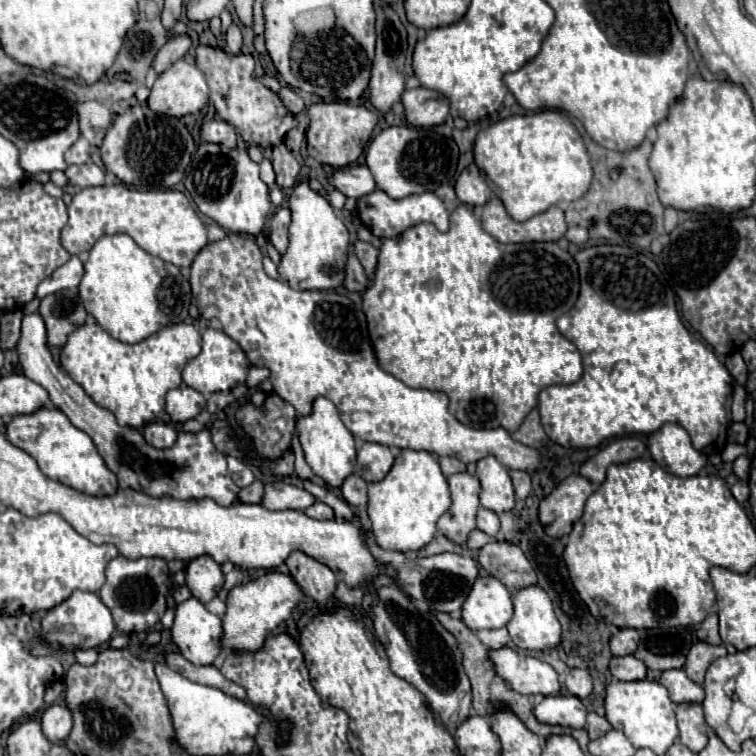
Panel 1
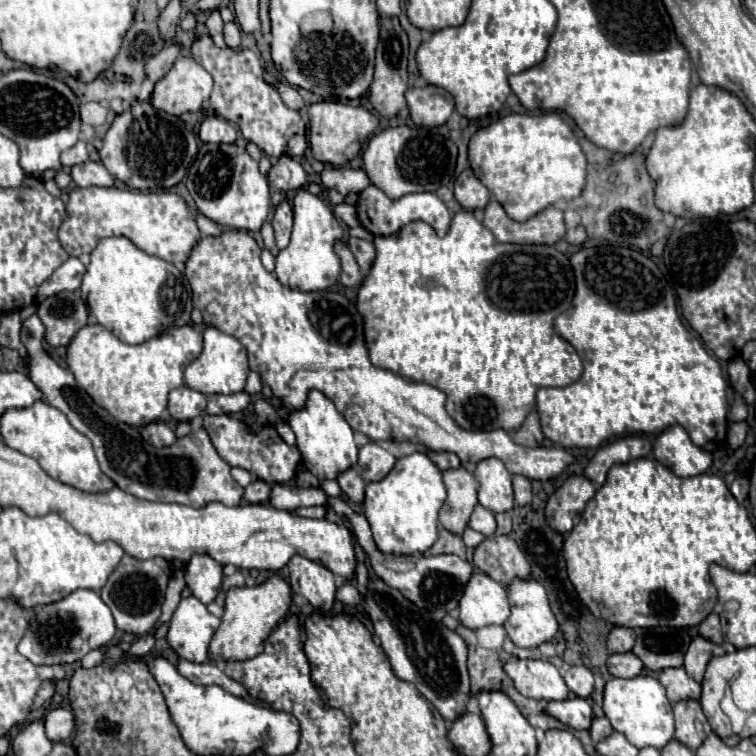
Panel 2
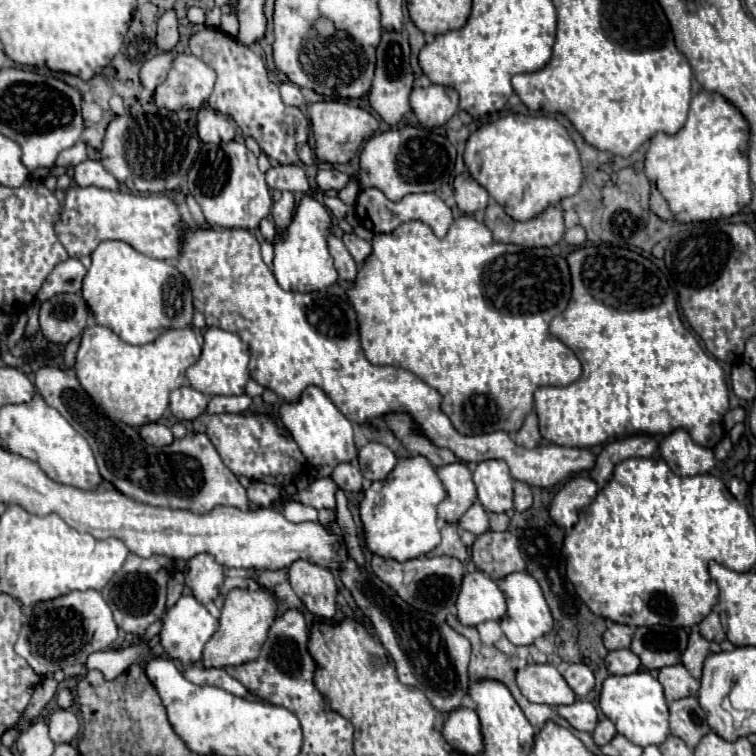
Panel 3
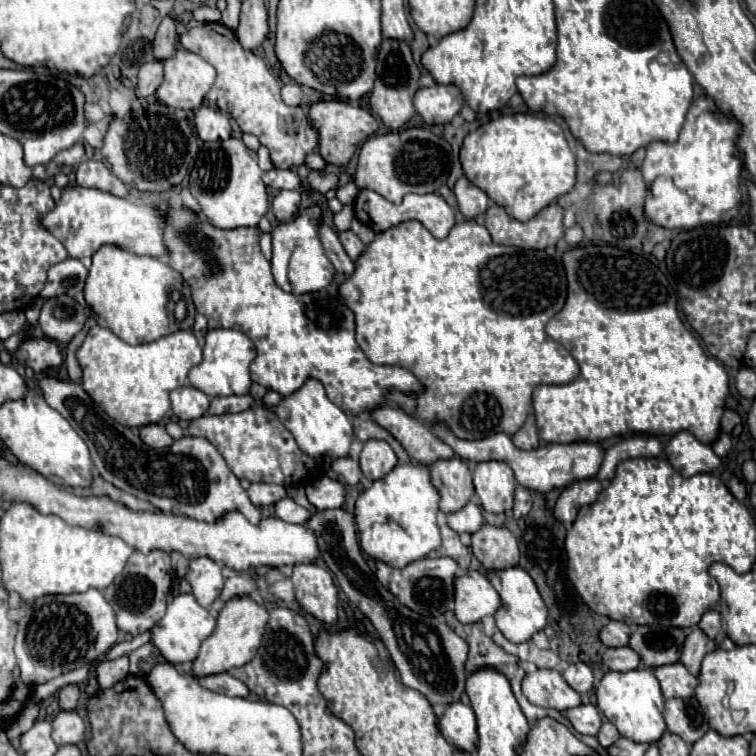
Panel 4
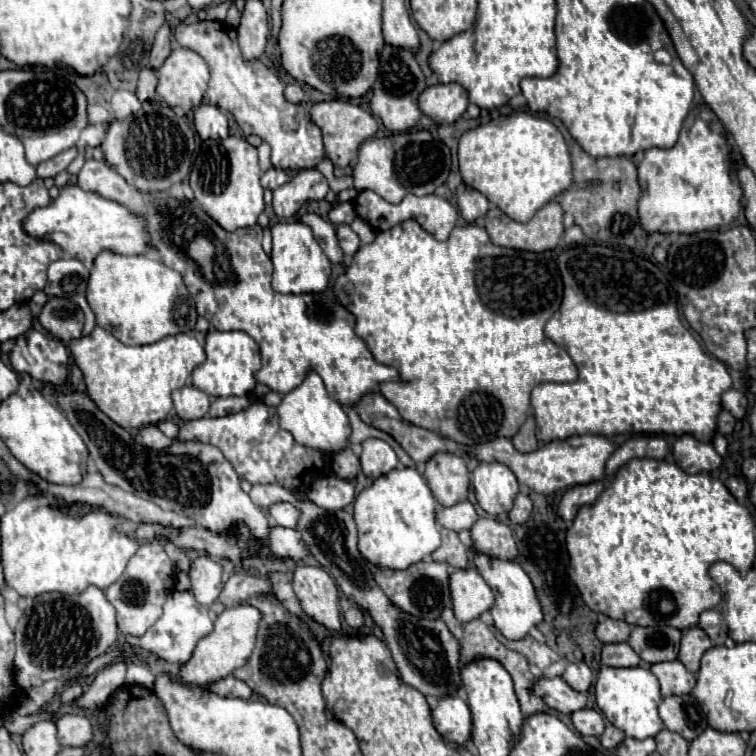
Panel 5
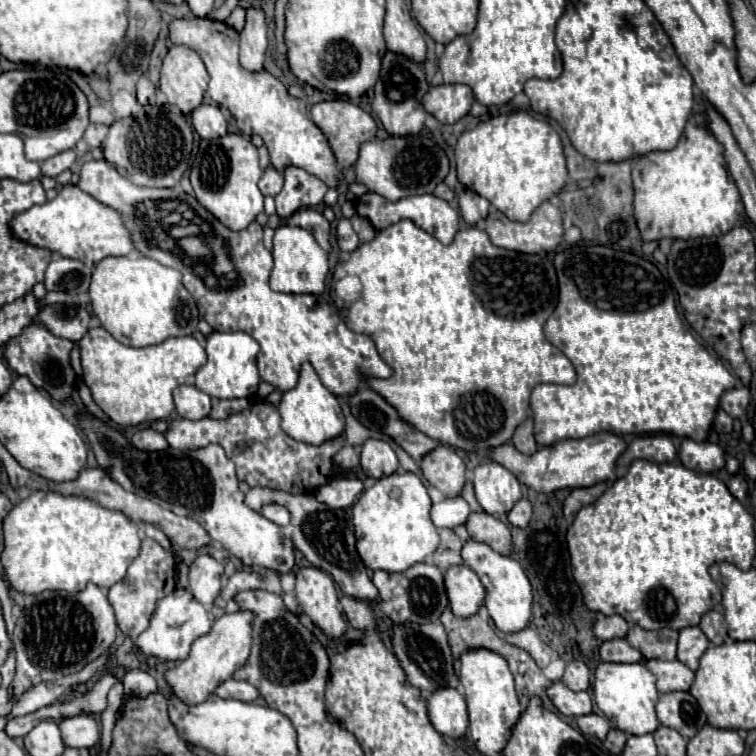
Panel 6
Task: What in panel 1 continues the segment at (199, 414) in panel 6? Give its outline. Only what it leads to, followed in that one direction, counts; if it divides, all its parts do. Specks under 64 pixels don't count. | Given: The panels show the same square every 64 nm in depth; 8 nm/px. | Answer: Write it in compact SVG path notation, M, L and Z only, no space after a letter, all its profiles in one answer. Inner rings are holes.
M180 384L166 394L166 412L170 414L172 422L186 422L196 418L204 406L204 396L186 384Z

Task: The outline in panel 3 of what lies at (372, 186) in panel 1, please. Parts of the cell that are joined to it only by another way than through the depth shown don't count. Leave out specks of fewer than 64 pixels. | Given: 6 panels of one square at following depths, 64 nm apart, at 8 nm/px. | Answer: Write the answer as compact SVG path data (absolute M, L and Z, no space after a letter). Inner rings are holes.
M318 170L318 176L316 176L316 182L322 190L336 190L336 192L340 192L350 180L358 180L358 178L352 178L338 170Z

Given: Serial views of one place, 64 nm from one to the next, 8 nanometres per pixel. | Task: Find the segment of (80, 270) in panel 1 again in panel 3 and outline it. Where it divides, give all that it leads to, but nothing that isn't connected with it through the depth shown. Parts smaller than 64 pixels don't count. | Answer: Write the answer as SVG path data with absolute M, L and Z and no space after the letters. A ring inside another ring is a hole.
M68 258L66 262L60 262L52 274L46 278L46 282L42 284L40 292L38 292L38 300L44 302L60 292L80 292L82 288L82 280L86 276L86 268L82 266L82 262L78 258Z

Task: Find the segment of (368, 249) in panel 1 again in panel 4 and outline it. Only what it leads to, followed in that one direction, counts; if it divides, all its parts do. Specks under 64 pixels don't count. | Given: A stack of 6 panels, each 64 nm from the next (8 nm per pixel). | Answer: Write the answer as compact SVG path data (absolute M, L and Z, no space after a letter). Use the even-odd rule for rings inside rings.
M352 230L340 232L340 242L344 244L344 248L346 248L346 252L348 252L348 256L350 256L352 260L356 260L356 258L364 252L364 244L362 244L362 240L360 240Z

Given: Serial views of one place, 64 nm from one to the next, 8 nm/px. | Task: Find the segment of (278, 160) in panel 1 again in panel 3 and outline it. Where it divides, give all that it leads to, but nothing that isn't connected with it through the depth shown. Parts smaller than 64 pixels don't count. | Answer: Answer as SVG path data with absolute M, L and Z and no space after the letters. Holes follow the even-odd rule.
M276 164L266 172L266 182L272 190L290 190L306 194L310 190L308 178L298 164Z

